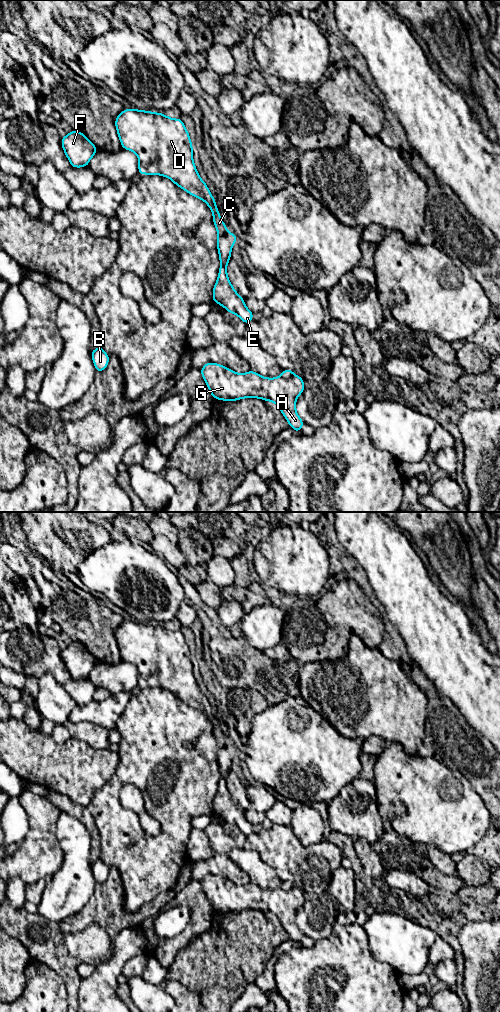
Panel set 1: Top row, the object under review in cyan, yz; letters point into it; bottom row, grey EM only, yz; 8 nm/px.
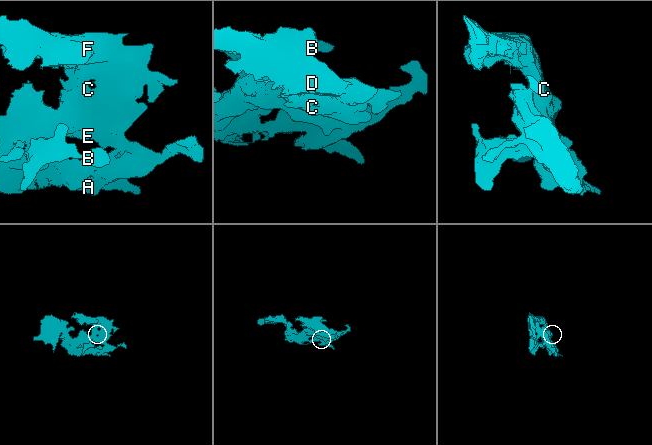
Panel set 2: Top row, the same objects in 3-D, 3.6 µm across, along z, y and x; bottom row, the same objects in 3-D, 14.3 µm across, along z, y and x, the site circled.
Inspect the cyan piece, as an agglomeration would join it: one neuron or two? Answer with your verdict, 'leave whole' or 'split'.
split

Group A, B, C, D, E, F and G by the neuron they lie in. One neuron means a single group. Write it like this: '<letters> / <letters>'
A G / B C D E F

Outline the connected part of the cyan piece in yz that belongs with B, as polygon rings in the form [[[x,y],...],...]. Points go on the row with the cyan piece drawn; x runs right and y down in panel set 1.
[[[98,346],[95,350],[91,350],[91,357],[96,372],[102,372],[107,368],[110,356],[103,350],[101,346]]]

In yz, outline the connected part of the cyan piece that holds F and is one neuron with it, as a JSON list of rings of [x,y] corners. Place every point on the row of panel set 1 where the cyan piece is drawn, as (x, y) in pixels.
[[[72,130],[61,138],[64,153],[75,168],[86,167],[99,150],[82,132]]]

